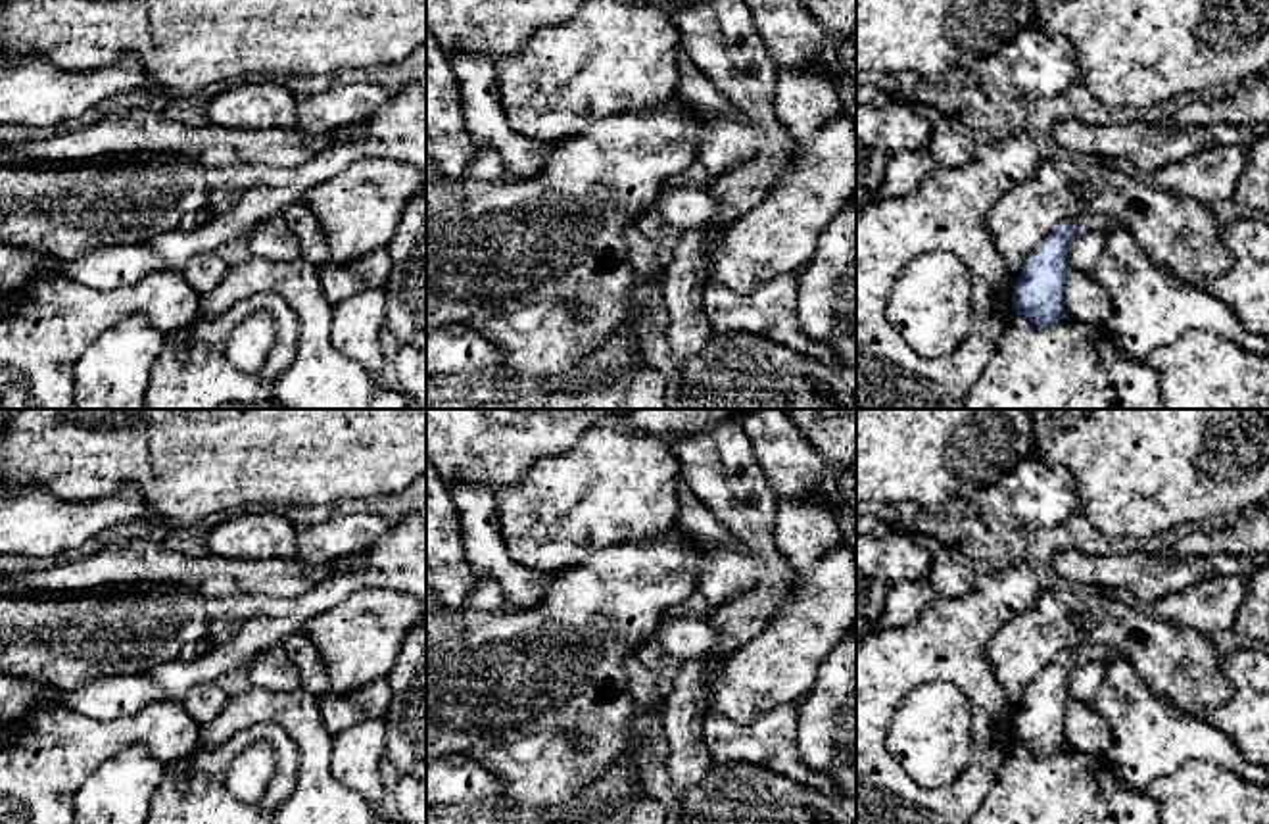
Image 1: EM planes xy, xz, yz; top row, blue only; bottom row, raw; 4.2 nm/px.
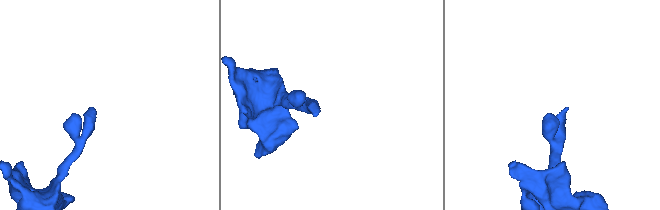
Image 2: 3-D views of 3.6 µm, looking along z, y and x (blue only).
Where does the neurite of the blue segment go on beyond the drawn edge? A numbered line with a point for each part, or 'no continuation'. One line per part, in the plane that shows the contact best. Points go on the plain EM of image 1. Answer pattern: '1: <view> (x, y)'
1: yz (1106, 654)

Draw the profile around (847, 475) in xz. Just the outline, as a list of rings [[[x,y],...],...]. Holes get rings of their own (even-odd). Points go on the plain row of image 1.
[[[837,467],[837,476],[845,494],[847,519],[856,524],[856,467]]]

